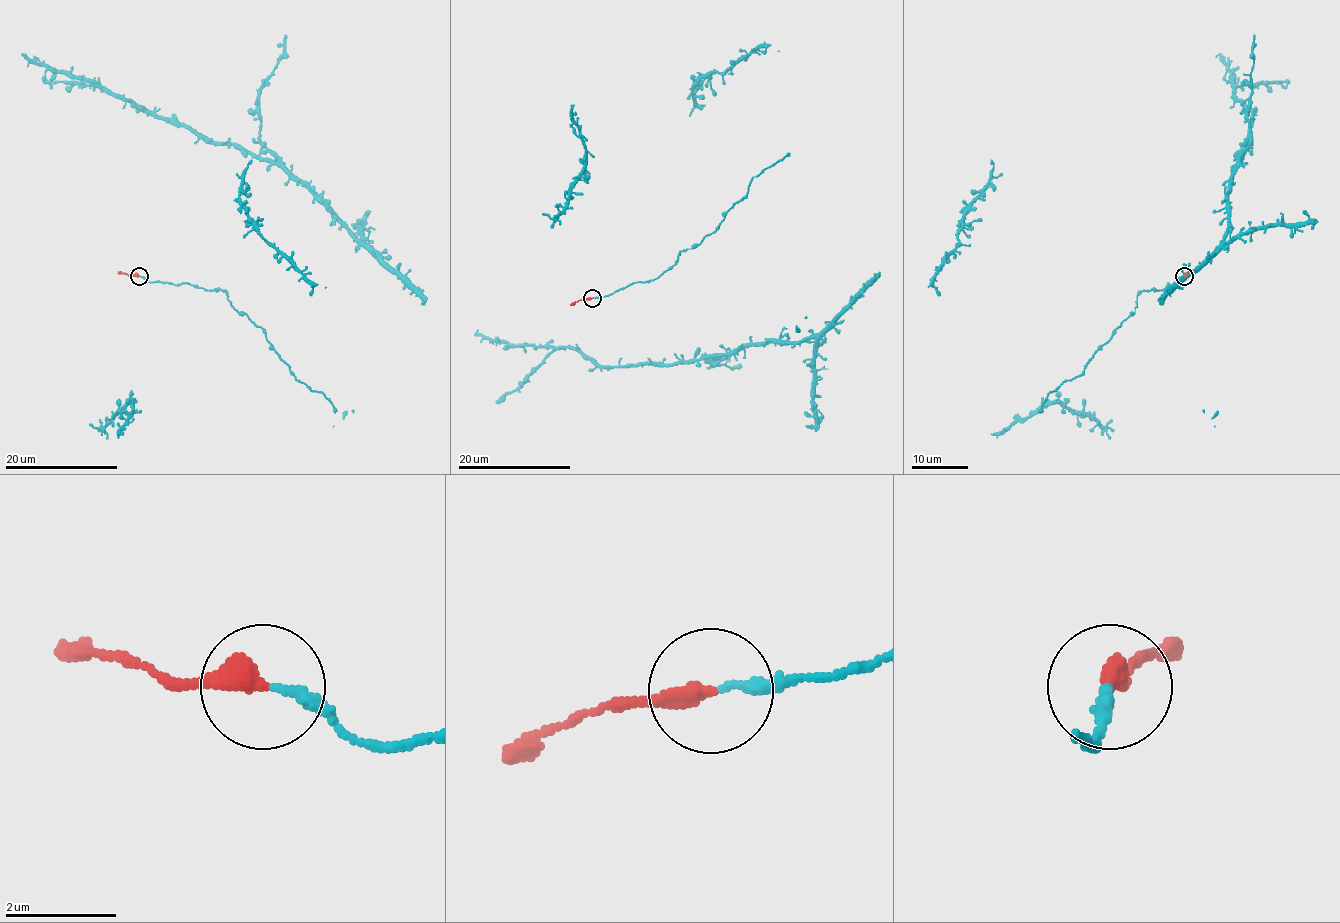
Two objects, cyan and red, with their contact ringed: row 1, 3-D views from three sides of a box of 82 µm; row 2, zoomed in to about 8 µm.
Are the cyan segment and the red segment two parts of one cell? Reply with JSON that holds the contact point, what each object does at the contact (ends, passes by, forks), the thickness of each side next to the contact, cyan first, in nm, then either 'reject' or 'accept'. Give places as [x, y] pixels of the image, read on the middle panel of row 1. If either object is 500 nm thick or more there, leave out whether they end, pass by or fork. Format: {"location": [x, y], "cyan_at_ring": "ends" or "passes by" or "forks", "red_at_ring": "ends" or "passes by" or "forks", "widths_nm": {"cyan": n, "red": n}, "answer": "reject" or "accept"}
{"location": [592, 298], "cyan_at_ring": "ends", "red_at_ring": "ends", "widths_nm": {"cyan": 200, "red": 380}, "answer": "accept"}

